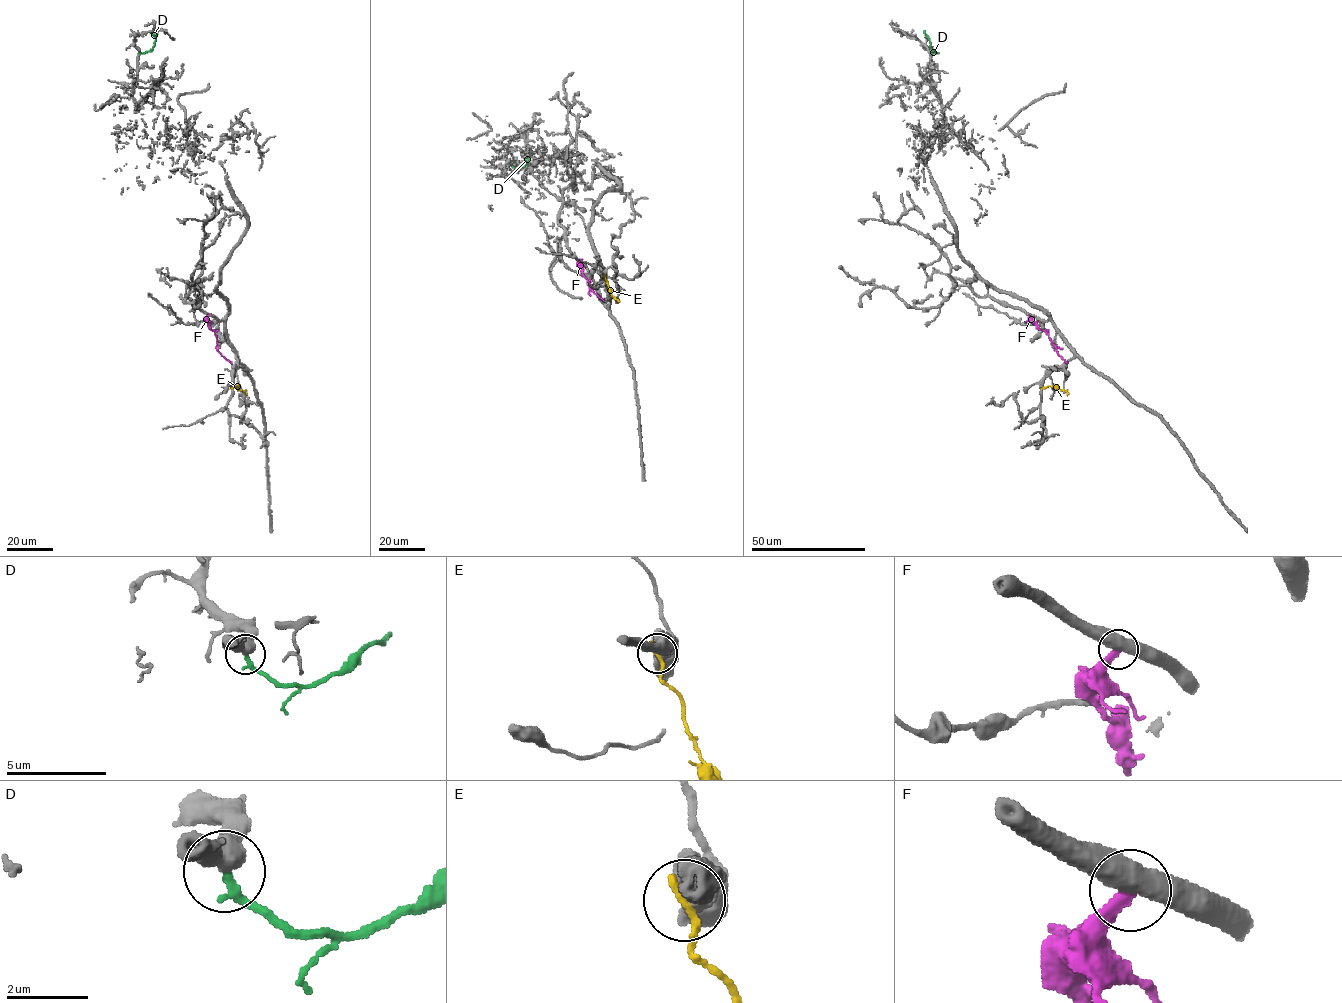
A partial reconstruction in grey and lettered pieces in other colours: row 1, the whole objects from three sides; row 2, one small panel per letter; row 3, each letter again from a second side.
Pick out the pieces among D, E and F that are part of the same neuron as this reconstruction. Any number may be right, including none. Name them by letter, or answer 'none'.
D

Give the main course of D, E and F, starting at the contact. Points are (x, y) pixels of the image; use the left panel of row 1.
D: (139, 53), (153, 48), (155, 31)
E: (231, 388), (234, 386), (247, 395)
F: (208, 315), (207, 322), (216, 335), (217, 350), (232, 364)

